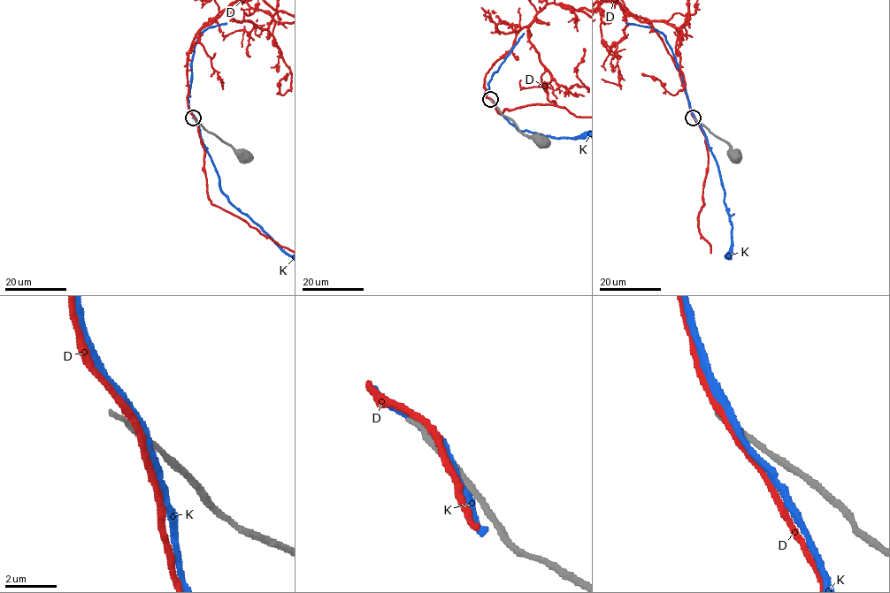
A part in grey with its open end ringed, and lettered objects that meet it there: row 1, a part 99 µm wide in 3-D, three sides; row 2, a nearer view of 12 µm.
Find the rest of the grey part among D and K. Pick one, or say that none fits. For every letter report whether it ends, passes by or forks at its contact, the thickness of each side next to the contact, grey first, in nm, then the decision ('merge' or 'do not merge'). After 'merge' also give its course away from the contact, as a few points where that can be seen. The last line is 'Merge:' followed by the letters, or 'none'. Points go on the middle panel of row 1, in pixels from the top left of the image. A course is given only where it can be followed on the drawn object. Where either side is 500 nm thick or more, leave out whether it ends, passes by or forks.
D: it passes by; 280 nm thick on the grey side, 280 nm on the other; do not merge
K: it passes by; 240 nm thick on the grey side, 280 nm on the other; do not merge
Merge: none

